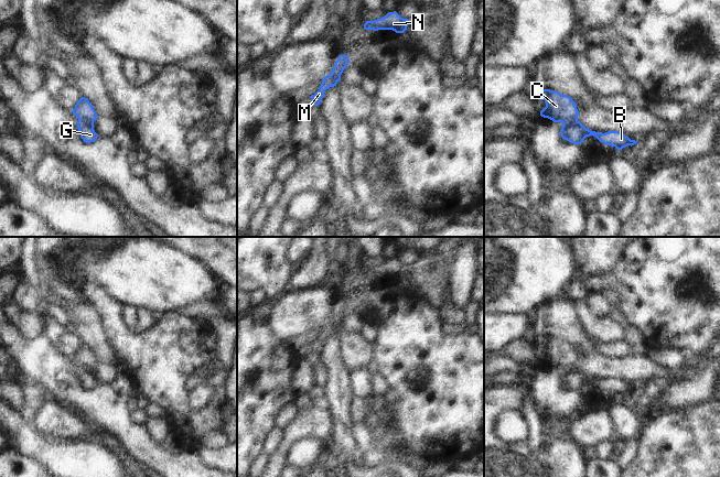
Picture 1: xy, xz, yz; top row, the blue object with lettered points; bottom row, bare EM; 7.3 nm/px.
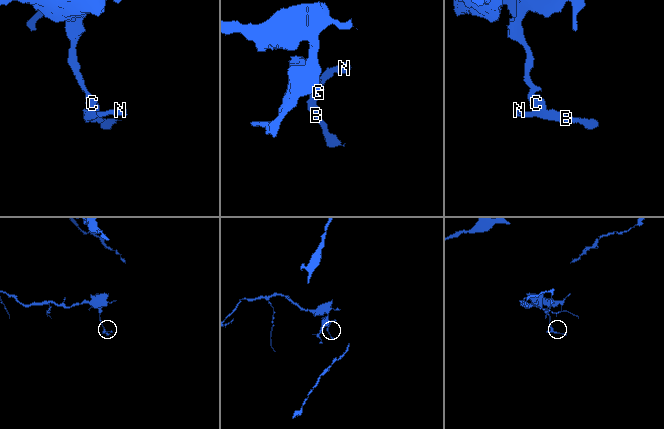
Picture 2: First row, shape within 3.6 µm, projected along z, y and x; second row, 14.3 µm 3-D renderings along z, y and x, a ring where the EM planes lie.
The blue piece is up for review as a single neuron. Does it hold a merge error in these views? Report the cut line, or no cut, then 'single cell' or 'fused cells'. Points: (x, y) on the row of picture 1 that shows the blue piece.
xy (78, 120), (85, 120), (93, 125) | fused cells

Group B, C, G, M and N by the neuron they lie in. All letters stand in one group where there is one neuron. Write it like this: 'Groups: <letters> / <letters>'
Groups: B G M N / C.

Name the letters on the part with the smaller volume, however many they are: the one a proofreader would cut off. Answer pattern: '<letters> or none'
B, G, M, N.

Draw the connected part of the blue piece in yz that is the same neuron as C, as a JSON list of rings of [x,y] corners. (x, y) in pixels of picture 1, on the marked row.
[[[537,89],[535,97],[546,102],[541,117],[563,124],[578,120],[577,104],[571,97],[550,89]]]

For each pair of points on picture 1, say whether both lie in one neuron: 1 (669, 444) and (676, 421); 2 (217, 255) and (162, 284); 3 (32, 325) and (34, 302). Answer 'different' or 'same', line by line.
1: same
2: different
3: different

